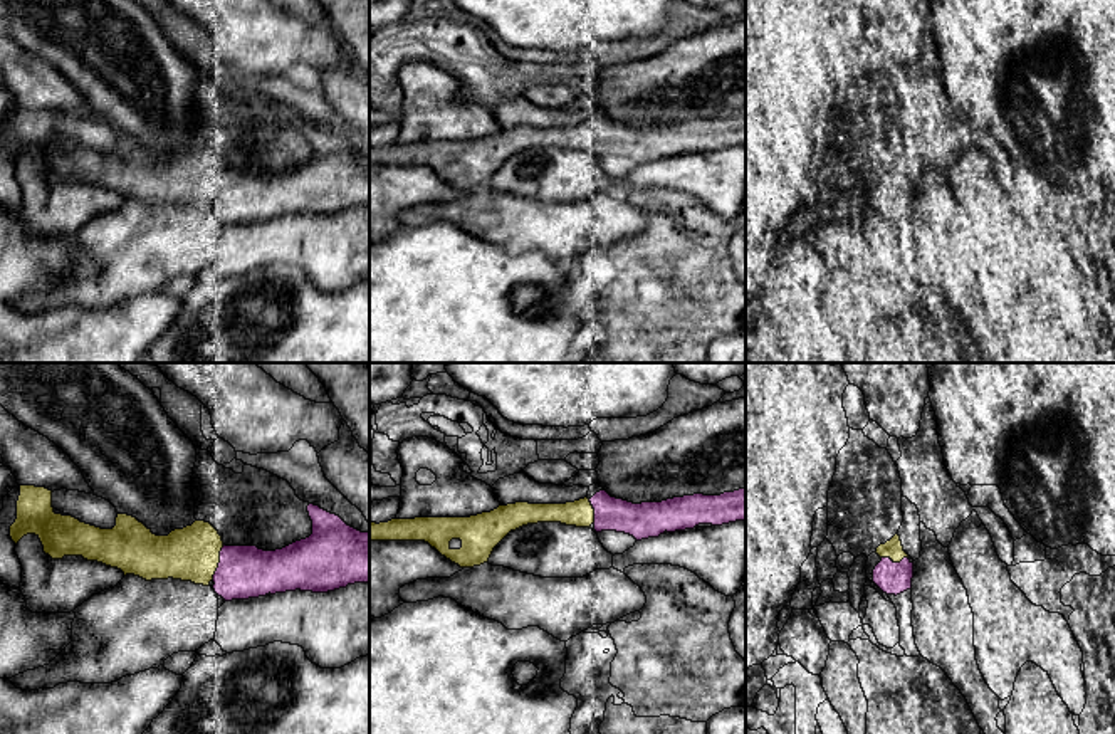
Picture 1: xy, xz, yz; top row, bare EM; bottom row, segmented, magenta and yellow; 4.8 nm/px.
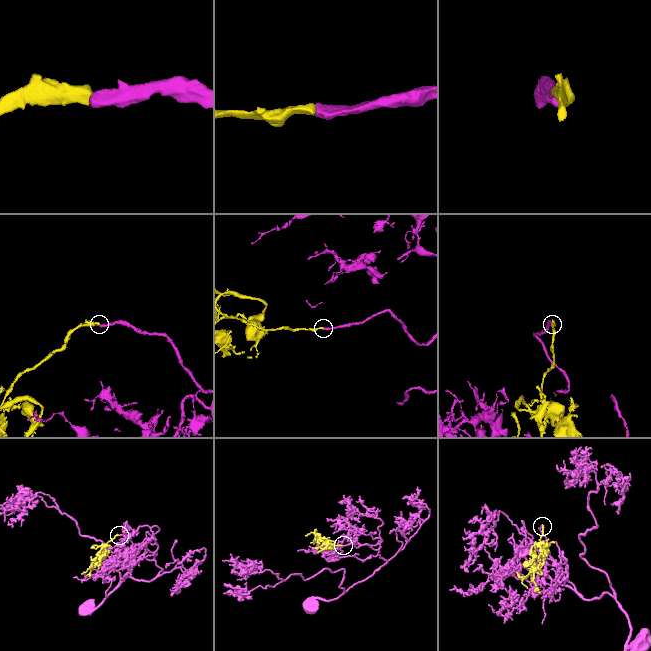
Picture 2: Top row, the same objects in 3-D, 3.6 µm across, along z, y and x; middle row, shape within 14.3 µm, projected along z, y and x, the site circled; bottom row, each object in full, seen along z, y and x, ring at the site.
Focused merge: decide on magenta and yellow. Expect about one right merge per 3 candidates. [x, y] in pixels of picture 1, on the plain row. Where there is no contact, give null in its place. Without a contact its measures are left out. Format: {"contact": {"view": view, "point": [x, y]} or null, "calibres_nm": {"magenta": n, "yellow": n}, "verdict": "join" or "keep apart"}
{"contact": {"view": "xy", "point": [220, 185]}, "calibres_nm": {"magenta": 260, "yellow": 260}, "verdict": "join"}

